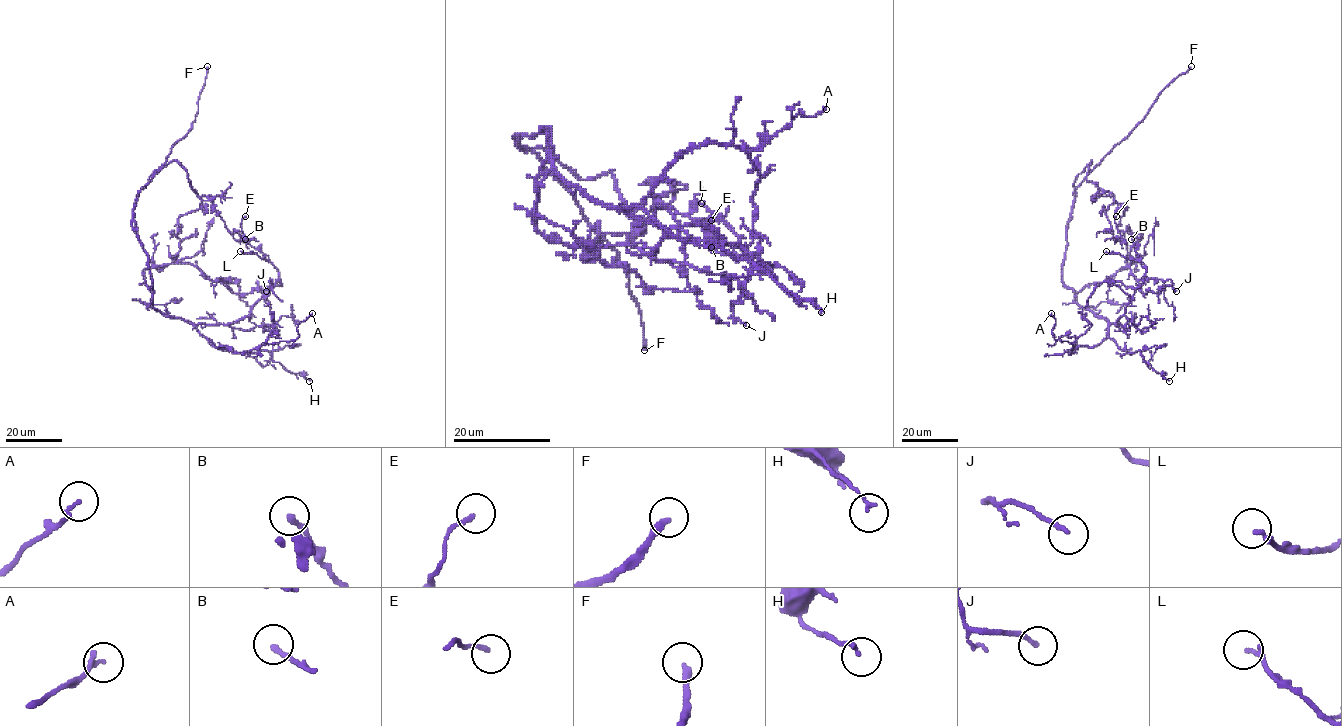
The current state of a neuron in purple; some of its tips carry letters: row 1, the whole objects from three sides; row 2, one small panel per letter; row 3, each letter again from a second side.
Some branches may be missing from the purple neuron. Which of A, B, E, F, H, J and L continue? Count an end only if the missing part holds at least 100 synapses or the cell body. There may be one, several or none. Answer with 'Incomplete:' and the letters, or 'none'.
Incomplete: F

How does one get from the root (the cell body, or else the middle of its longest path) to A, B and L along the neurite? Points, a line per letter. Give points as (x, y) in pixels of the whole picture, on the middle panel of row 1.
A: (536, 187), (549, 151), (593, 198), (642, 206), (689, 150), (758, 151), (801, 109), (826, 109)
B: (536, 187), (549, 151), (554, 168), (593, 198), (661, 226), (707, 225), (752, 252), (768, 271), (711, 247)
L: (536, 187), (549, 151), (554, 168), (593, 198), (661, 226), (707, 225), (752, 252), (767, 272), (701, 203)

